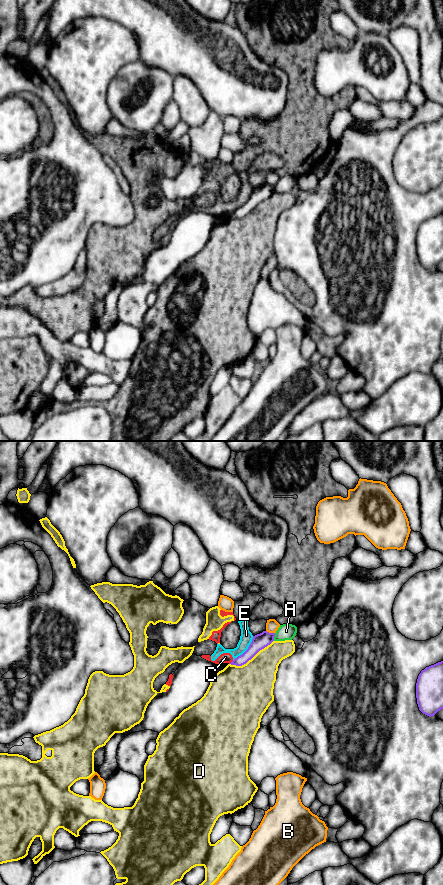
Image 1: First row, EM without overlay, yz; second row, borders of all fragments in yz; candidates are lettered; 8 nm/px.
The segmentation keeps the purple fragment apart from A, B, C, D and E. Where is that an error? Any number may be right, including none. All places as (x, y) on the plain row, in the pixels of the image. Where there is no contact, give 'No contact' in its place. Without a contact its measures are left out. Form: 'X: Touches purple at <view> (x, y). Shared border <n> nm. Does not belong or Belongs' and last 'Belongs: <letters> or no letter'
A: Touches purple at yz (274, 188). Shared border 70 nm. Does not belong
B: Touches purple at yz (270, 185). Shared border 80 nm. Does not belong
C: Touches purple at yz (232, 213). Shared border 50 nm. Does not belong
D: Touches purple at yz (251, 210). Shared border 400 nm. Does not belong
E: Touches purple at yz (247, 201). Shared border 260 nm. Does not belong
Belongs: no letter

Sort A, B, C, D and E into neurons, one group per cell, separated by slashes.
A / B / C D E

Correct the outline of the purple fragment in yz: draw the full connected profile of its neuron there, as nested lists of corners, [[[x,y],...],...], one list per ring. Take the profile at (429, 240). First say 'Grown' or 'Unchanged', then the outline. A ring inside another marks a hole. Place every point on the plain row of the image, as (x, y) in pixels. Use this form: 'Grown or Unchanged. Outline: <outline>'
Unchanged. Outline: [[[443,213],[421,223],[416,235],[416,250],[419,262],[429,269],[443,261]]]

